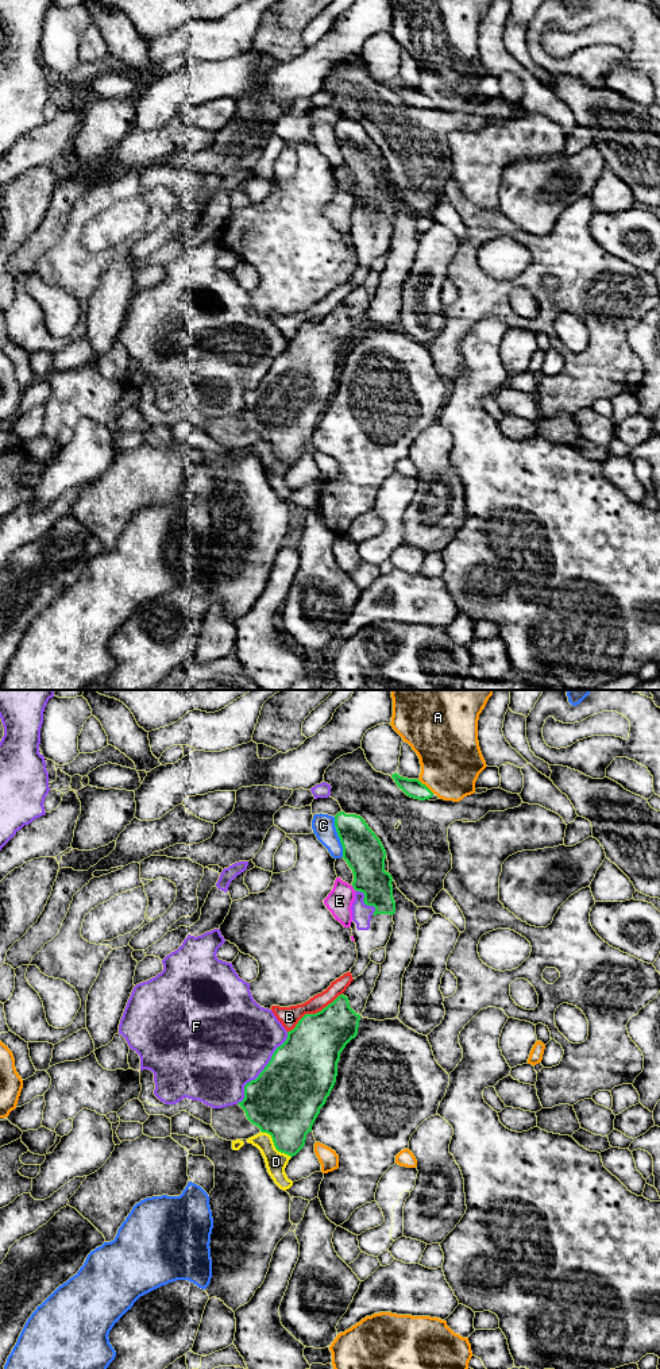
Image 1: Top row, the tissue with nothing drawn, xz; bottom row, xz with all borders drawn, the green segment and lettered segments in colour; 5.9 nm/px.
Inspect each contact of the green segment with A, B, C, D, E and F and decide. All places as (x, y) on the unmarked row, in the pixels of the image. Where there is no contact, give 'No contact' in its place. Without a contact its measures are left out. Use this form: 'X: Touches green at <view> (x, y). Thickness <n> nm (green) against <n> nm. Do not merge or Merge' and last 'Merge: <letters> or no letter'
A: Touches green at xz (424, 93). Thickness 110 nm (green) against 360 nm. Do not merge
B: Touches green at xz (313, 323). Thickness 340 nm (green) against 120 nm. Do not merge
C: Touches green at xz (339, 146). Thickness 240 nm (green) against 140 nm. Do not merge
D: Touches green at xz (274, 454). Thickness 400 nm (green) against 130 nm. Do not merge
E: Touches green at xz (354, 197). Thickness 240 nm (green) against 160 nm. Do not merge
F: Touches green at xz (263, 378). Thickness 420 nm (green) against 500 nm. Do not merge
Merge: no letter

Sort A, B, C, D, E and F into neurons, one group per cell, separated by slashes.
A / B E / C / D / F

